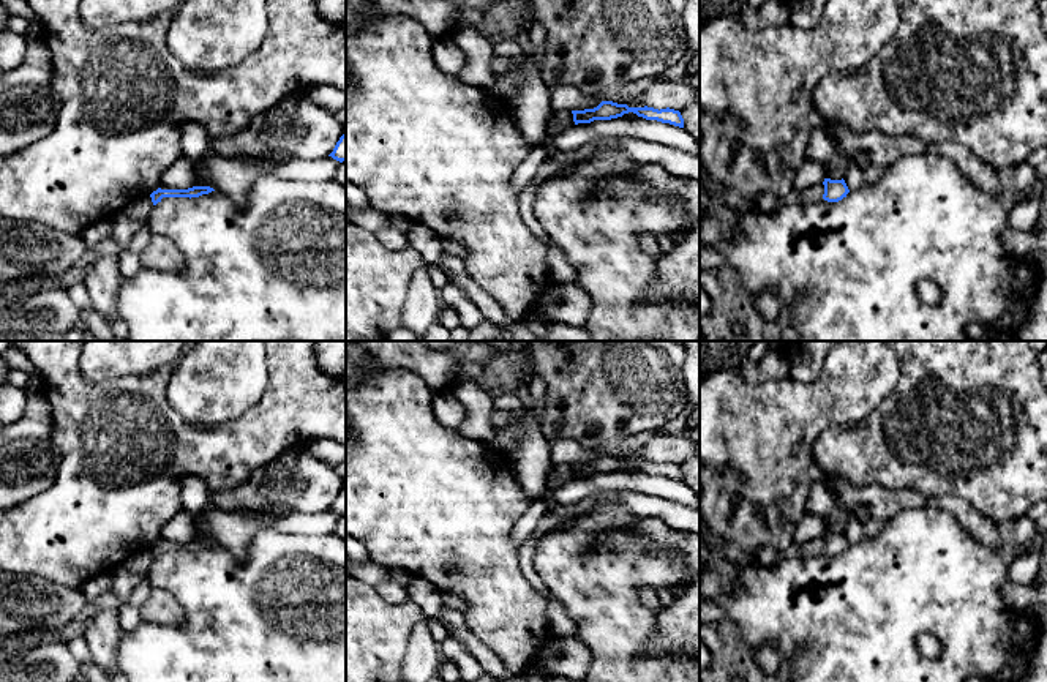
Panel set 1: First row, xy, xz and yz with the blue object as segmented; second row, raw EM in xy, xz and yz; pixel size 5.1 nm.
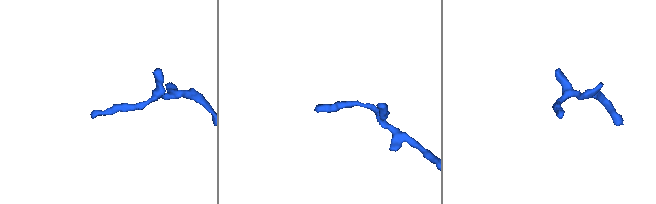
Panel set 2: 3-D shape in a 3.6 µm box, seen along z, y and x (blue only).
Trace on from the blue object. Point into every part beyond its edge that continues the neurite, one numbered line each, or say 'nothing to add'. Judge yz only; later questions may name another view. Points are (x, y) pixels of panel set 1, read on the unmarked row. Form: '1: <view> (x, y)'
1: yz (836, 521)

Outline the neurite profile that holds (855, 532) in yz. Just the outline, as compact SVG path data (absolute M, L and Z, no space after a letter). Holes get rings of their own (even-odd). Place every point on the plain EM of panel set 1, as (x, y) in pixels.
M857 512L848 513L848 519L846 519L846 526L845 526L843 534L845 534L850 545L856 545L867 537L865 530L864 530L862 513L857 513Z

